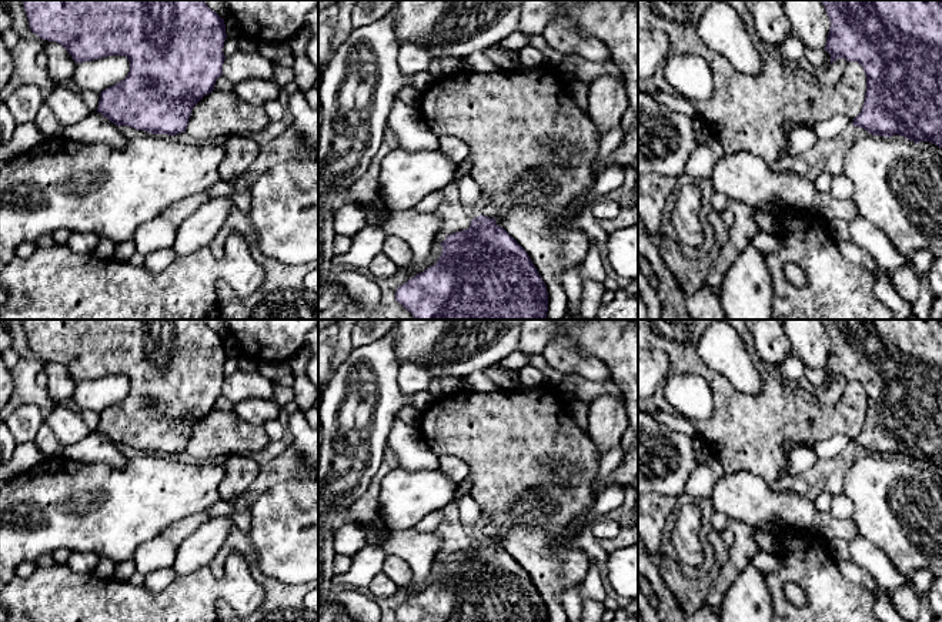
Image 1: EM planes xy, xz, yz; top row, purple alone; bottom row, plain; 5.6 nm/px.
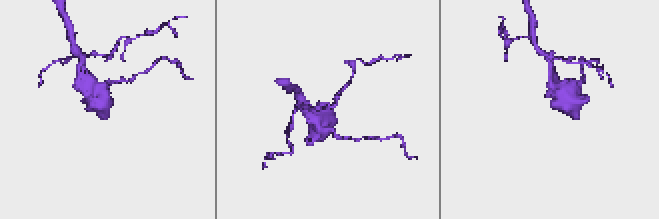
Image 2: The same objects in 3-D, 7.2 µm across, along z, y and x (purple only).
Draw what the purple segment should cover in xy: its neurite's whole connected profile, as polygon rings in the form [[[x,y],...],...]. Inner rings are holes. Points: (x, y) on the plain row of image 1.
[[[23,320],[23,324],[30,350],[43,360],[61,364],[77,384],[108,375],[124,375],[130,381],[127,397],[103,409],[97,427],[118,447],[150,454],[186,452],[193,427],[223,395],[226,344],[204,320]]]

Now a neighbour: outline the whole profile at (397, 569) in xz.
[[[385,555],[383,572],[398,586],[398,589],[412,585],[412,571],[410,565],[398,556]]]

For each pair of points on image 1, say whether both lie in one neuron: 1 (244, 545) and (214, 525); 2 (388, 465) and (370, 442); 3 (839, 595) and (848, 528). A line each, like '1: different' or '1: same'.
1: different
2: different
3: different

